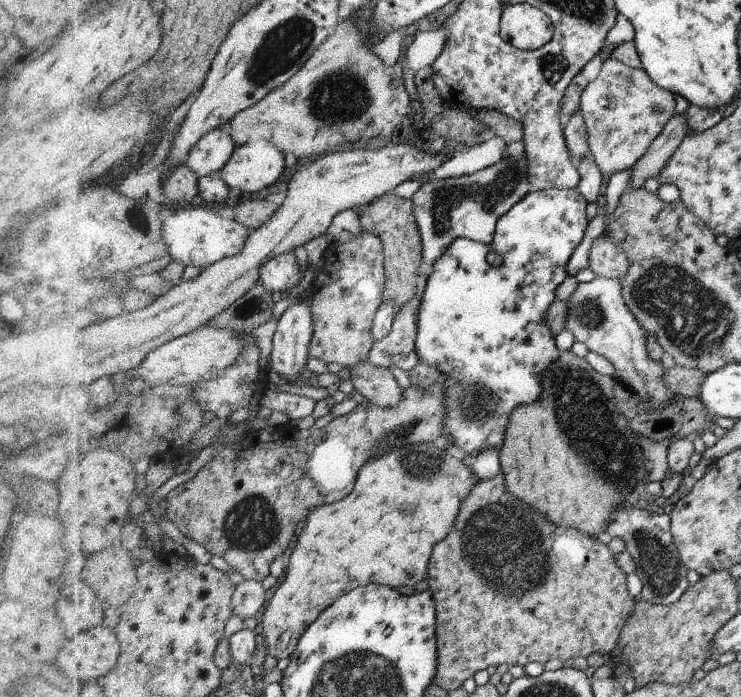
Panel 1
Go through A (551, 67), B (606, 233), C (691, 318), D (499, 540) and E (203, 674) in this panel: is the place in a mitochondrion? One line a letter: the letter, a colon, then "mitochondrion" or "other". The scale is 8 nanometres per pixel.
A: mitochondrion
B: other
C: mitochondrion
D: mitochondrion
E: other

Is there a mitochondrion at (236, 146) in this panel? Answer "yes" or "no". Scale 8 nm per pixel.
no

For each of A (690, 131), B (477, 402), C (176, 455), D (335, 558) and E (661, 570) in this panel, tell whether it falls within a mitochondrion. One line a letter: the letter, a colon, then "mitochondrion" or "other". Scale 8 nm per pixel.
A: other
B: mitochondrion
C: other
D: other
E: mitochondrion

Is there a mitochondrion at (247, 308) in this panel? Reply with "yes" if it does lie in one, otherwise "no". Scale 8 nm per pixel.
no

